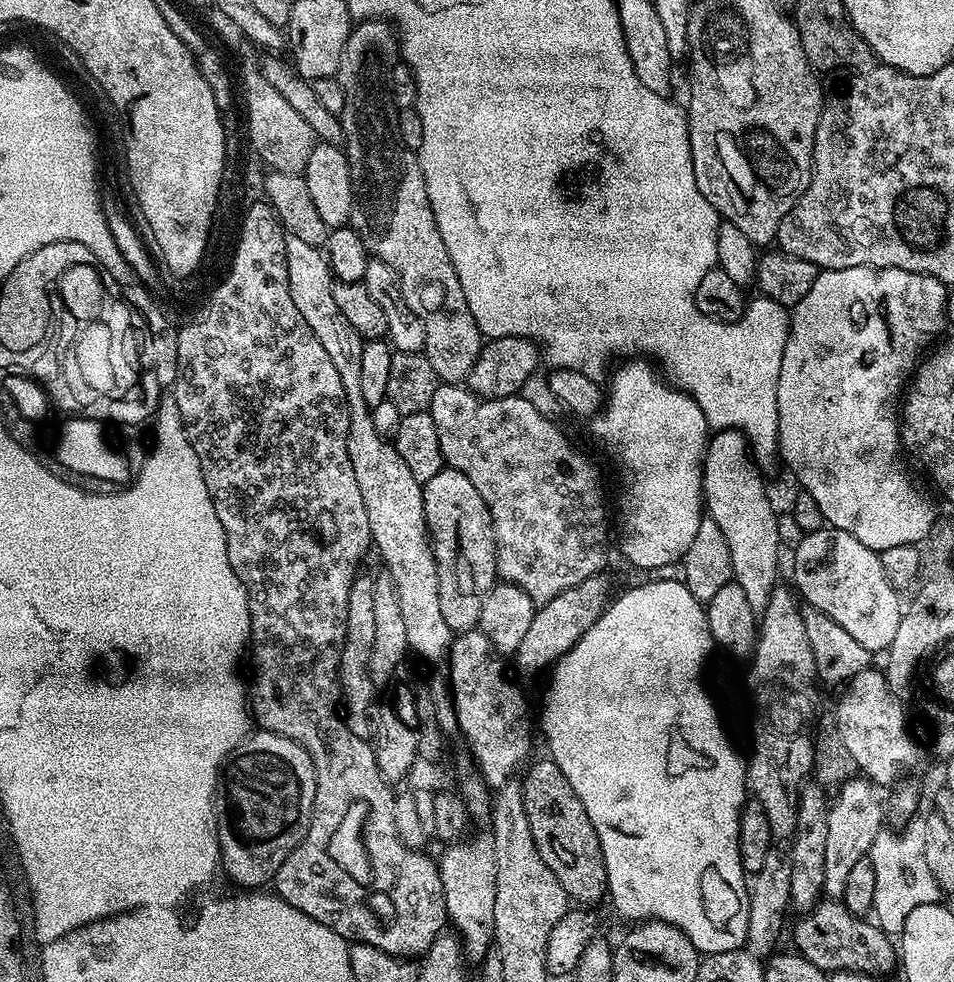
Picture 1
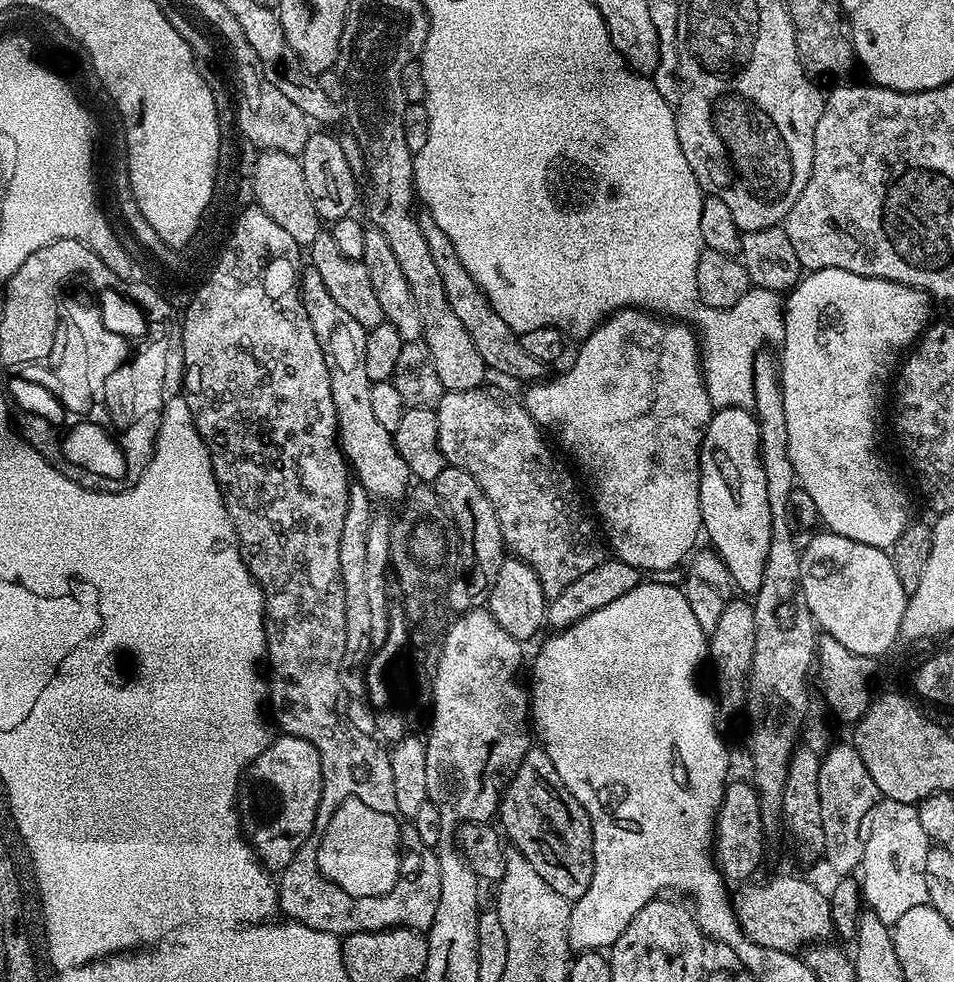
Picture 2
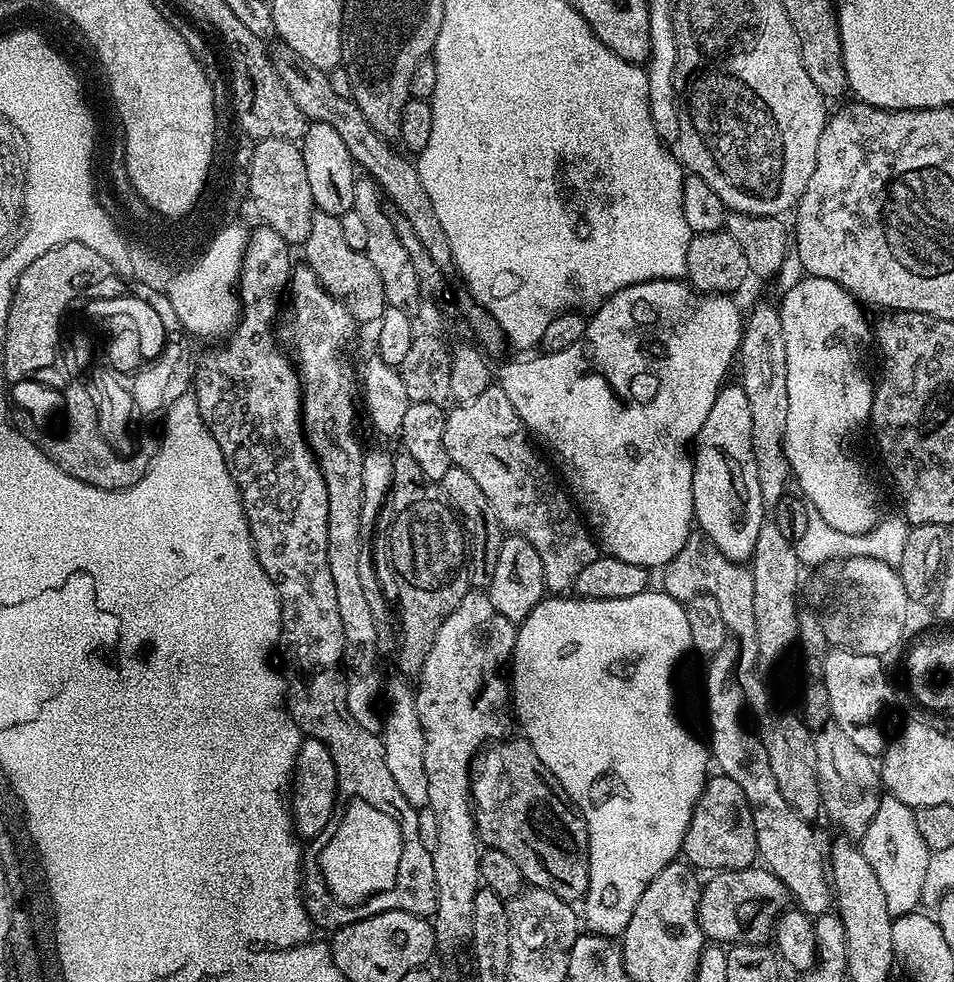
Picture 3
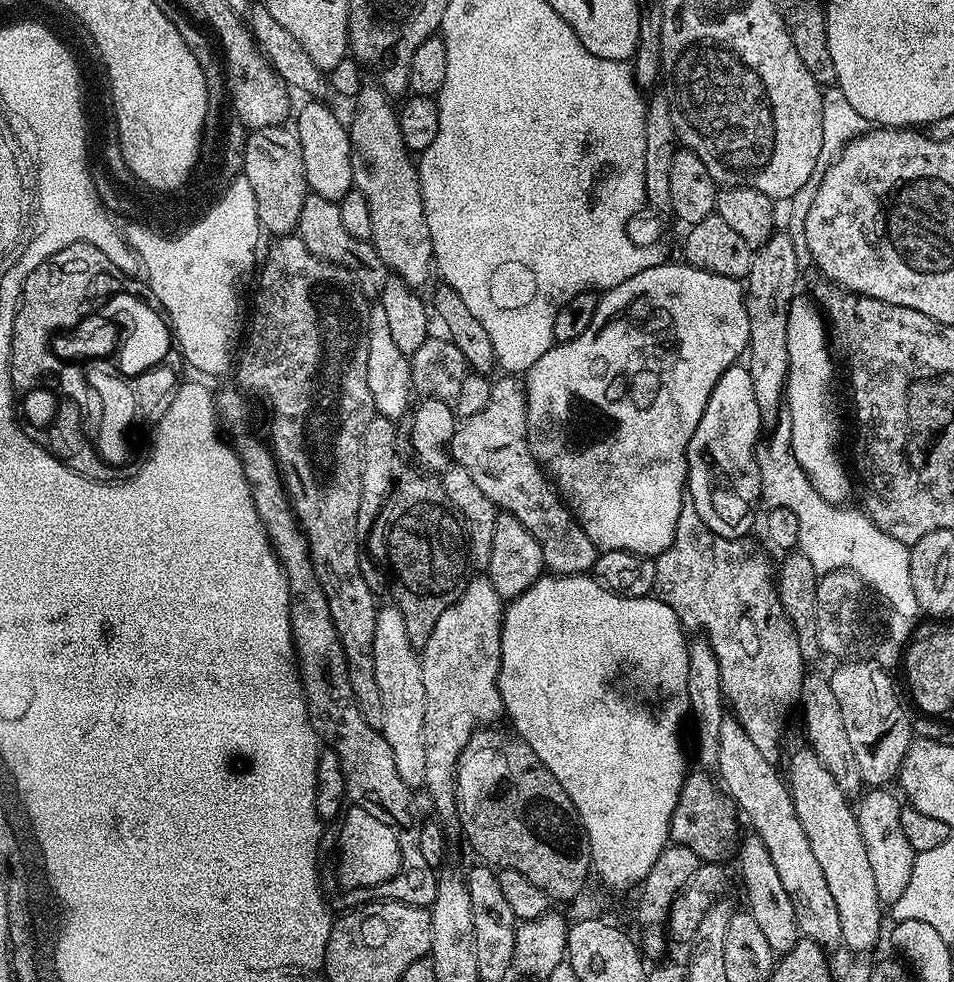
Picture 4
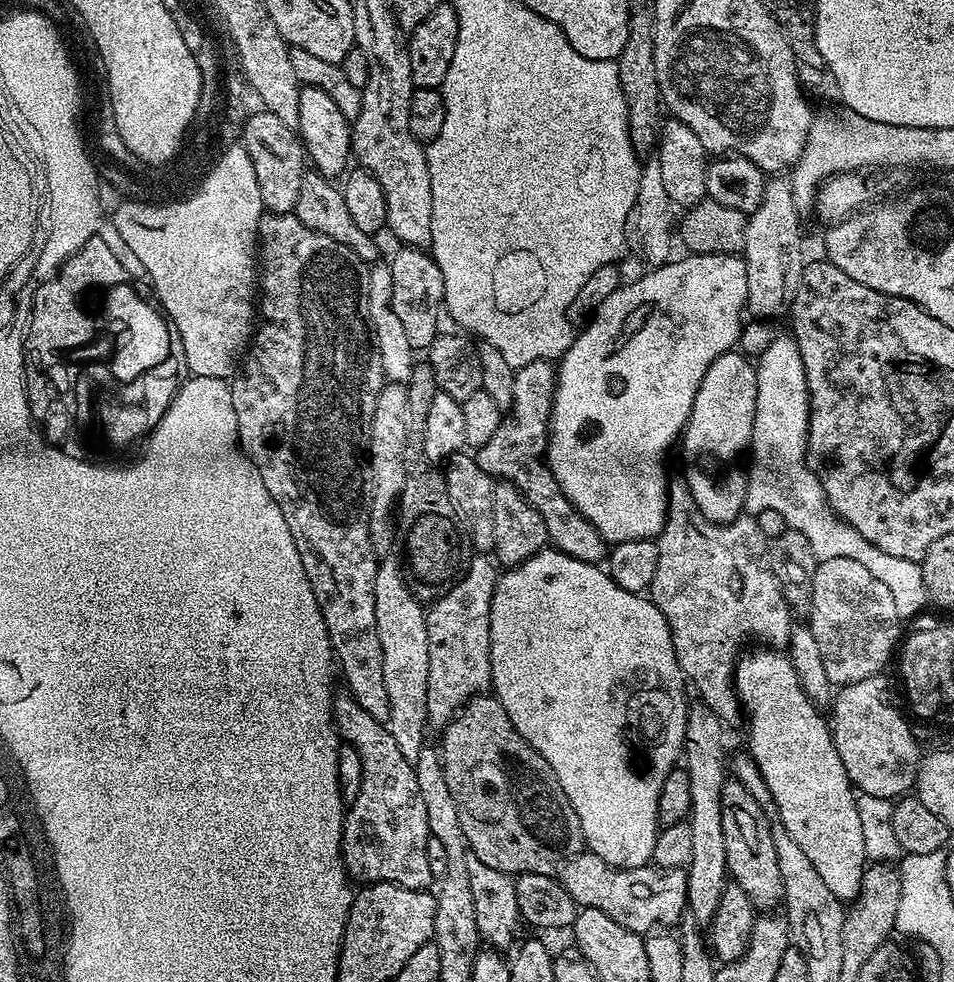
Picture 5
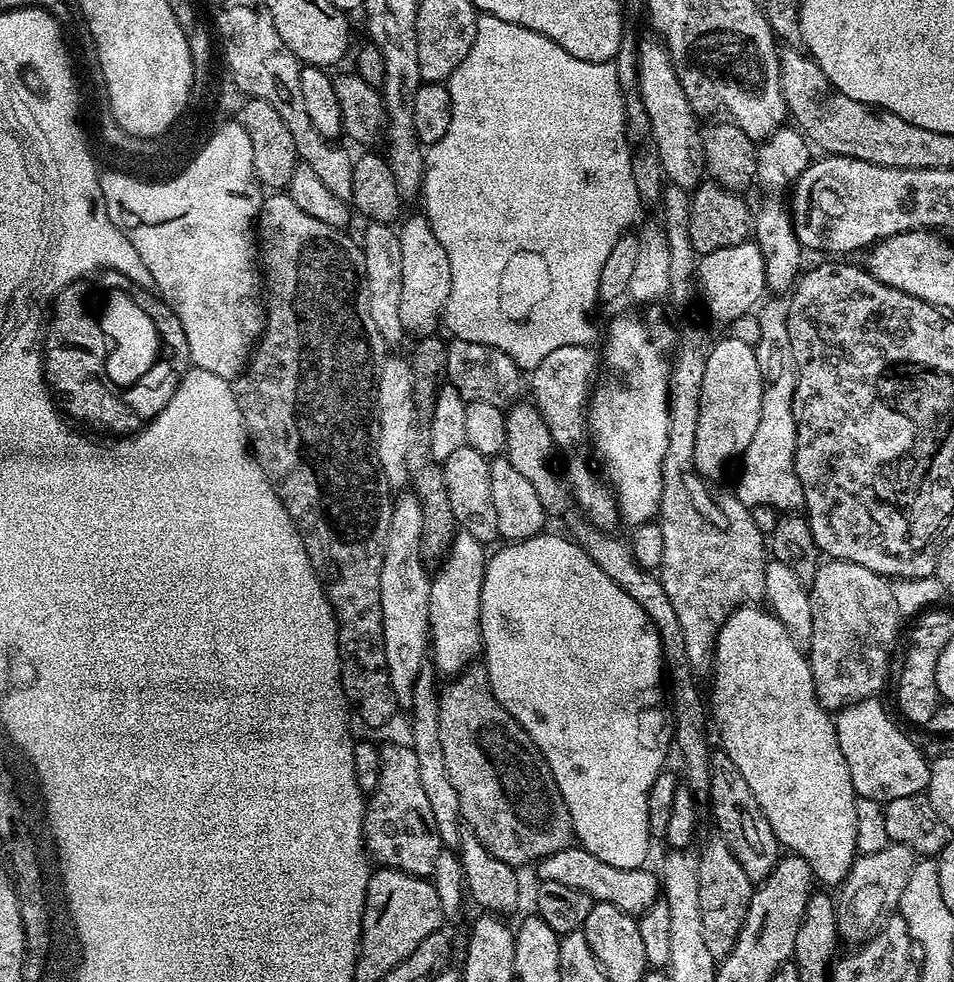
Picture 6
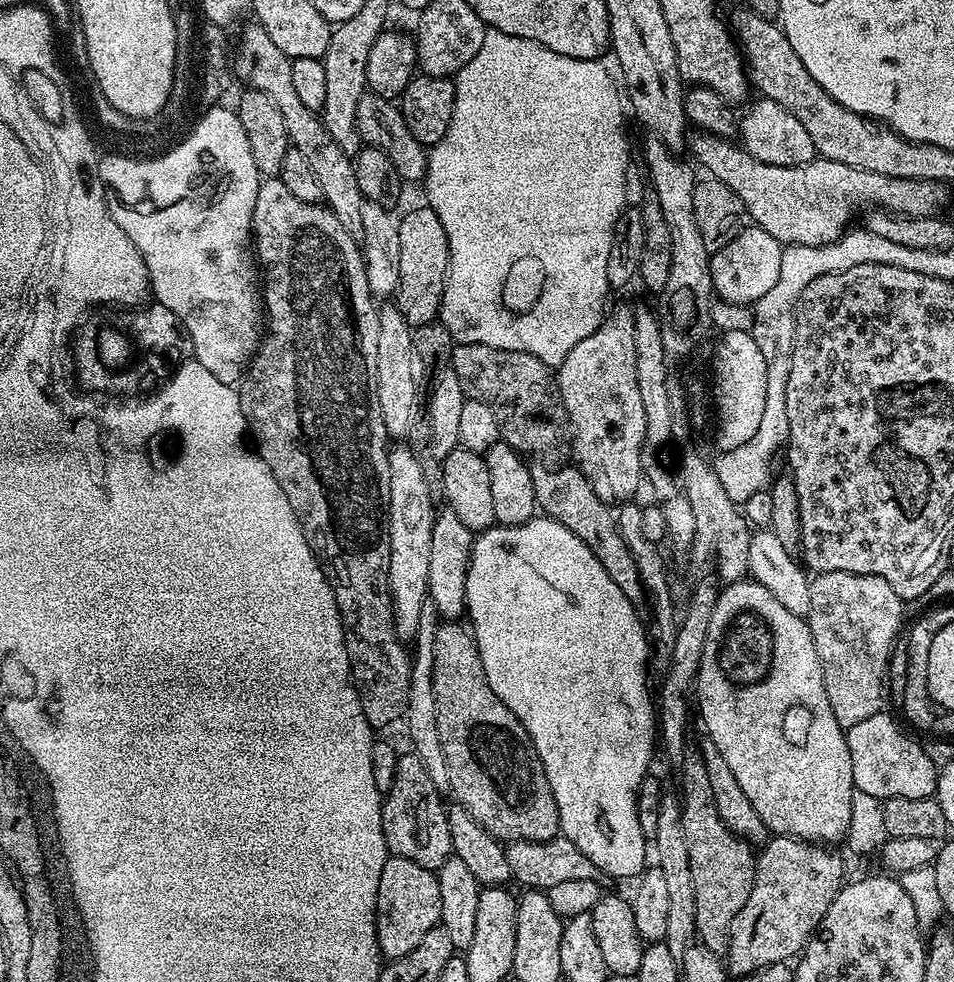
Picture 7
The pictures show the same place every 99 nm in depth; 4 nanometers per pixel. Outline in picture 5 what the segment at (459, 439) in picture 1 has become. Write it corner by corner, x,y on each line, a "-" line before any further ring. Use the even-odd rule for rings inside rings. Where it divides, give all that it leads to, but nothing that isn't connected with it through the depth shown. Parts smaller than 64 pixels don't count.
539,360
516,369
514,374
514,394
512,407
506,418
501,419
494,438
474,455
478,466
486,470
497,481
513,484
521,494
542,514
546,522
548,543
557,552
578,558
578,562
599,565
610,551
608,541
598,534
598,530
562,494
562,486
546,463
546,441
548,438
548,419
552,413
552,395
556,393
556,368
553,361

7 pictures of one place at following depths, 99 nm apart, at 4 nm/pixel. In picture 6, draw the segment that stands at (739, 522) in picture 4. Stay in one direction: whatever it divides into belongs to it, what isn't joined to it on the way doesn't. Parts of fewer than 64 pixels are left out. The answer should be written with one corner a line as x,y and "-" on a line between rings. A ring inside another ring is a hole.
729,334
723,338
708,348
706,374
702,374
698,434
694,434
694,466
712,482
719,481
716,479
743,457
761,417
763,380
754,347

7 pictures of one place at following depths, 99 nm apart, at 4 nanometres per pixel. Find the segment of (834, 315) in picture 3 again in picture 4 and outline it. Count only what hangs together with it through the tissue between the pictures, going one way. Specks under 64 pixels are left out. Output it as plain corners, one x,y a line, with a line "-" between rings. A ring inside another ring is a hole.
811,299
808,300
793,300
786,322
786,417
792,427
792,446
798,465
802,466
802,470
809,476
818,494
826,498
826,502
840,506
852,492
853,477
850,472
848,477
848,472
836,453
836,447
840,444
840,408
836,405
835,390
828,388
830,332
823,311

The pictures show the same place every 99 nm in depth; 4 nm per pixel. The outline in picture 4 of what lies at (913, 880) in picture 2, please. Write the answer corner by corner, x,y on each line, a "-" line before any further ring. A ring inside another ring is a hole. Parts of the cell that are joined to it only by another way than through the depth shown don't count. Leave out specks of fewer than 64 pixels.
872,786
867,791
859,797
860,808
858,804
856,821
862,830
862,842
866,842
866,854
870,857
870,870
874,870
874,886
878,886
880,903
891,906
898,902
898,898
902,898
902,893
910,882
917,852
911,848
910,842
906,842
906,834
902,831
902,804
901,801
896,801
897,793
888,792
892,790
884,786

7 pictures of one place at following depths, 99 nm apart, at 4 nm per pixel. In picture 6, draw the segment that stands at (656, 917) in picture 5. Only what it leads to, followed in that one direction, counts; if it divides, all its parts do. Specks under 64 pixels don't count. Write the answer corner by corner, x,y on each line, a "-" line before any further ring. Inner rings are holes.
569,846
558,850
558,854
547,856
535,865
534,871
543,882
558,882
575,892
590,894
594,902
610,902
631,916
640,917
658,898
658,876
655,871
647,872
647,867
619,868
602,862
579,846

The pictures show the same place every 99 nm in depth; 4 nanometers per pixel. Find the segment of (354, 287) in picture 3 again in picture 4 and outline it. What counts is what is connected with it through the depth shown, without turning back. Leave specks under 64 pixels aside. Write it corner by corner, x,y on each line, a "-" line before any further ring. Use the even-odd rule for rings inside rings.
310,194
306,202
302,202
302,218
298,218
296,232
300,240
306,242
306,250
310,250
310,254
323,260
330,260
333,264
339,264
340,267
346,269
352,276
352,283
359,288
361,296
379,297
380,291
384,289
388,281
389,270
371,242
354,238
346,231
337,201

